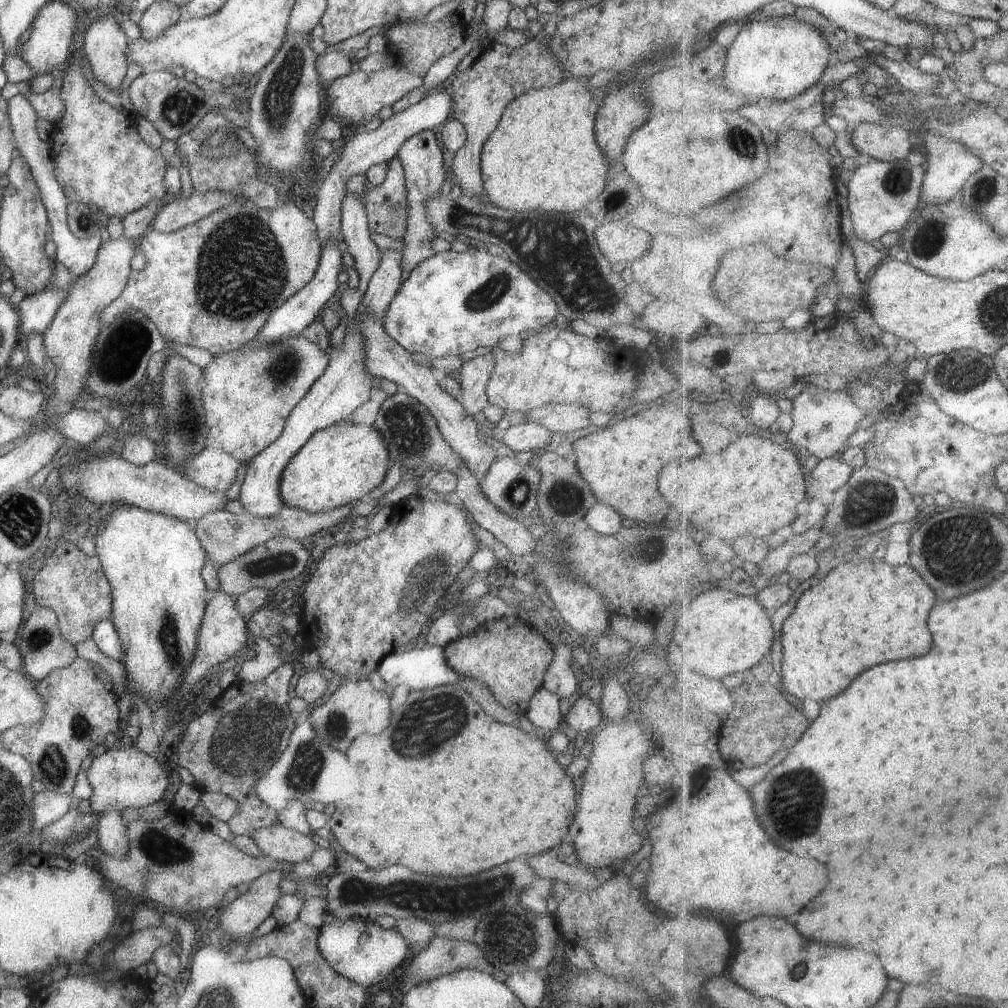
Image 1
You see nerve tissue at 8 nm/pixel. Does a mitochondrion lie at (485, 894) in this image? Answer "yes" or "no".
yes

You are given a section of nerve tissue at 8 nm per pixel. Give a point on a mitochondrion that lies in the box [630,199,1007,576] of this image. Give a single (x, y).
(962, 375)

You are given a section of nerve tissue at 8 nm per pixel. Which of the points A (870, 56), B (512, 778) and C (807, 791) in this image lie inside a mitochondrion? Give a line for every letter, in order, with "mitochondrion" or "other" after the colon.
A: other
B: other
C: mitochondrion

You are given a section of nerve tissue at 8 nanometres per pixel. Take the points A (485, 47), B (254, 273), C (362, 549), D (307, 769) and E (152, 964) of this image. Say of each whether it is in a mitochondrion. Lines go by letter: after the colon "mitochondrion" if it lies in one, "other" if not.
A: other
B: mitochondrion
C: other
D: mitochondrion
E: other

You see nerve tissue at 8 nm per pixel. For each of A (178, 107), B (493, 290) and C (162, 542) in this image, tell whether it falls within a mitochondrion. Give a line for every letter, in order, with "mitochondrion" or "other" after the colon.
A: mitochondrion
B: mitochondrion
C: other

